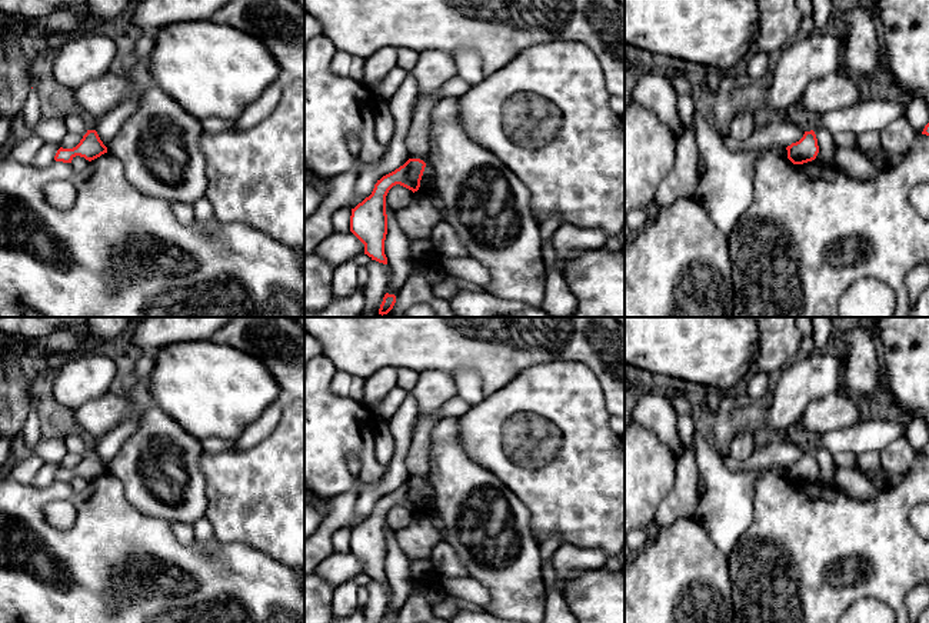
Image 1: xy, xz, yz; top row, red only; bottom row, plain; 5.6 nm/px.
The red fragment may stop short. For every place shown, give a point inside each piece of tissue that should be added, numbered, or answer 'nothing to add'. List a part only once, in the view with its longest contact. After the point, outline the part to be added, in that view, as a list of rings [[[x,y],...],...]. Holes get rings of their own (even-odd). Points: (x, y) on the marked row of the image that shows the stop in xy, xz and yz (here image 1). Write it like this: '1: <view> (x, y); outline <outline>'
nothing to add

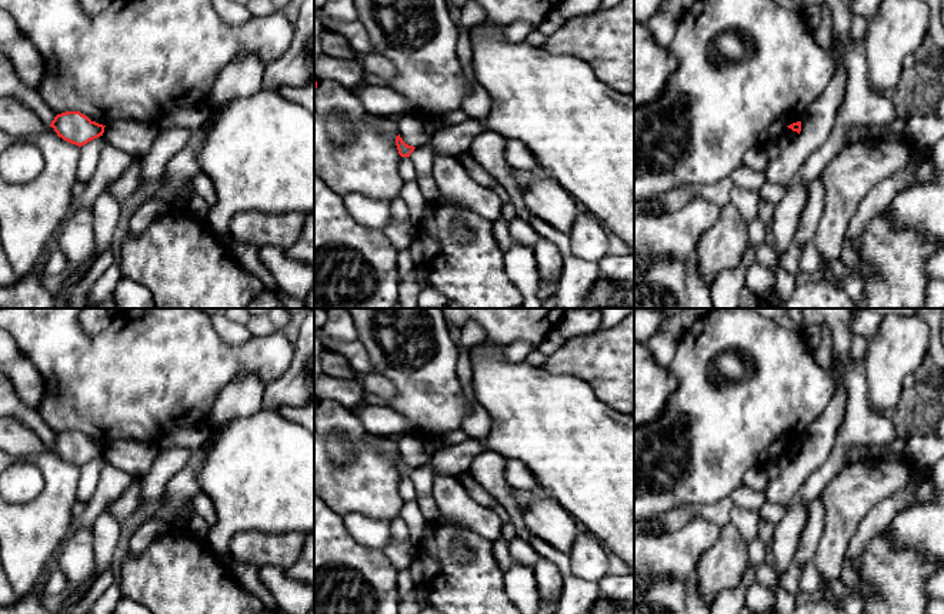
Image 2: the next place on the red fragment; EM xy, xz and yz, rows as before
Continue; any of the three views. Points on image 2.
nothing to add

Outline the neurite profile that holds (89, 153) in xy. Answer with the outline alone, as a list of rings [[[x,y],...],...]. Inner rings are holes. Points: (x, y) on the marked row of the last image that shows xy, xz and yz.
[[[100,136],[80,147],[80,160],[77,163],[76,174],[77,180],[83,181],[84,184],[90,181],[97,168],[99,157],[104,143],[104,137]]]

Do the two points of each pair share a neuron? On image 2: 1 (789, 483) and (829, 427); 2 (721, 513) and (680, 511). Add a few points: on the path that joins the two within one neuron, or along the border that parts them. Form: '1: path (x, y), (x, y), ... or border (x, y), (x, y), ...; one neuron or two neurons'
1: path (800, 469), (814, 453), (819, 441); one neuron
2: path (711, 511), (690, 511); one neuron

